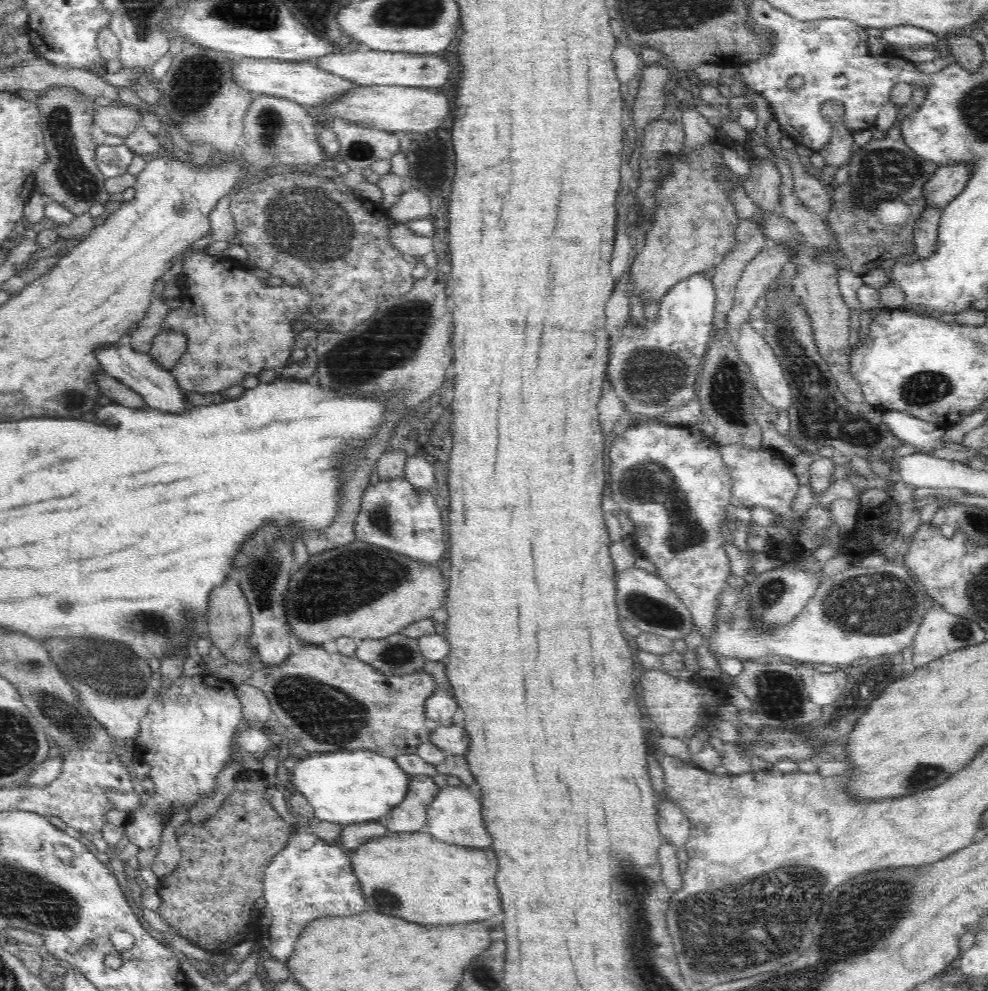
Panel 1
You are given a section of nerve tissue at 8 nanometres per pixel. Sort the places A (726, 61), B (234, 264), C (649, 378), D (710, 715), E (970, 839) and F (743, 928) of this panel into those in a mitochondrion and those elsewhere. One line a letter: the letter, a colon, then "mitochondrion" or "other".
A: other
B: other
C: mitochondrion
D: other
E: other
F: mitochondrion

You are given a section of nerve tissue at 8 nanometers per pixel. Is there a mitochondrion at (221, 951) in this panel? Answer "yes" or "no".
no

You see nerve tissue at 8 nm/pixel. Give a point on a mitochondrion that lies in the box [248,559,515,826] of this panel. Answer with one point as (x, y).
(328, 715)

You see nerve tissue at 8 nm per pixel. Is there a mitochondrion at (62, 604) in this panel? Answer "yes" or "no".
yes

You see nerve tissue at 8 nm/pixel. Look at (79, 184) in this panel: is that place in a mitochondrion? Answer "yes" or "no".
yes

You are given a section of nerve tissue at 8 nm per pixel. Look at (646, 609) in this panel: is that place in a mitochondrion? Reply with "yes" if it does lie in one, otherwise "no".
yes

